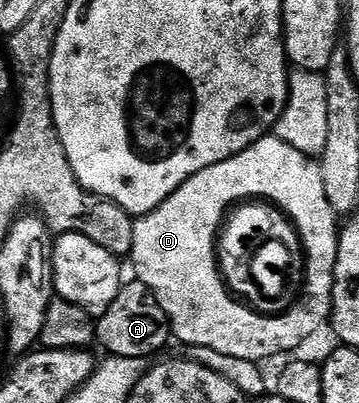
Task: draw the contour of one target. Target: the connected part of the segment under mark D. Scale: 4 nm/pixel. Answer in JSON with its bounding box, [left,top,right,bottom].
[130,134,341,362]

